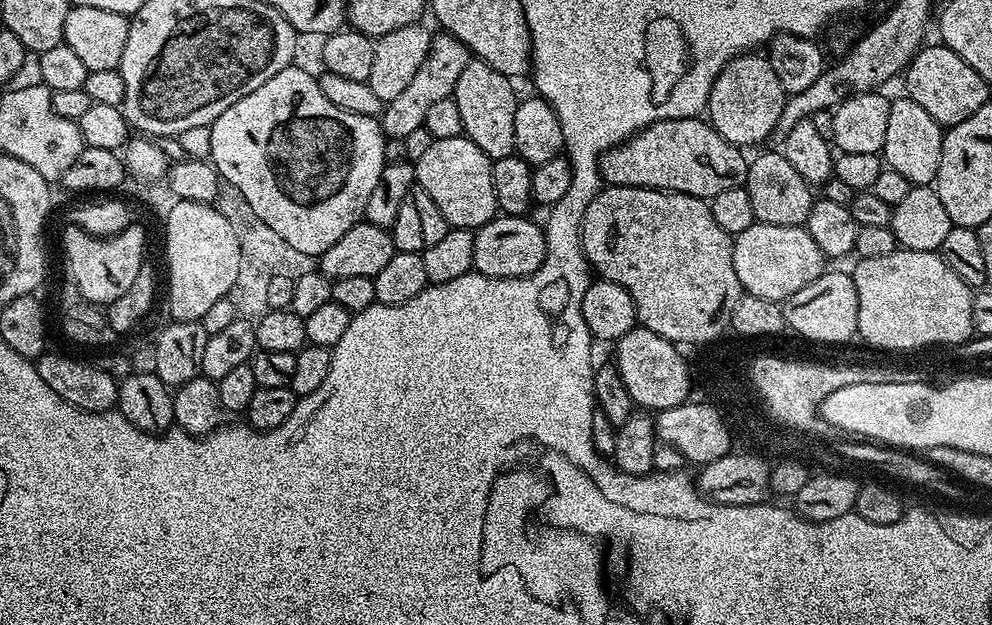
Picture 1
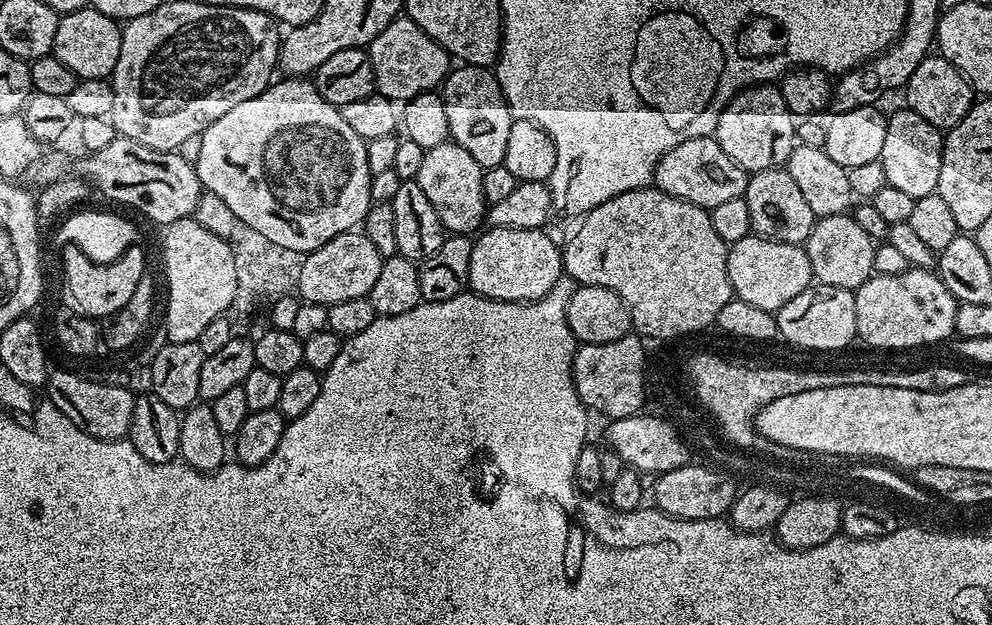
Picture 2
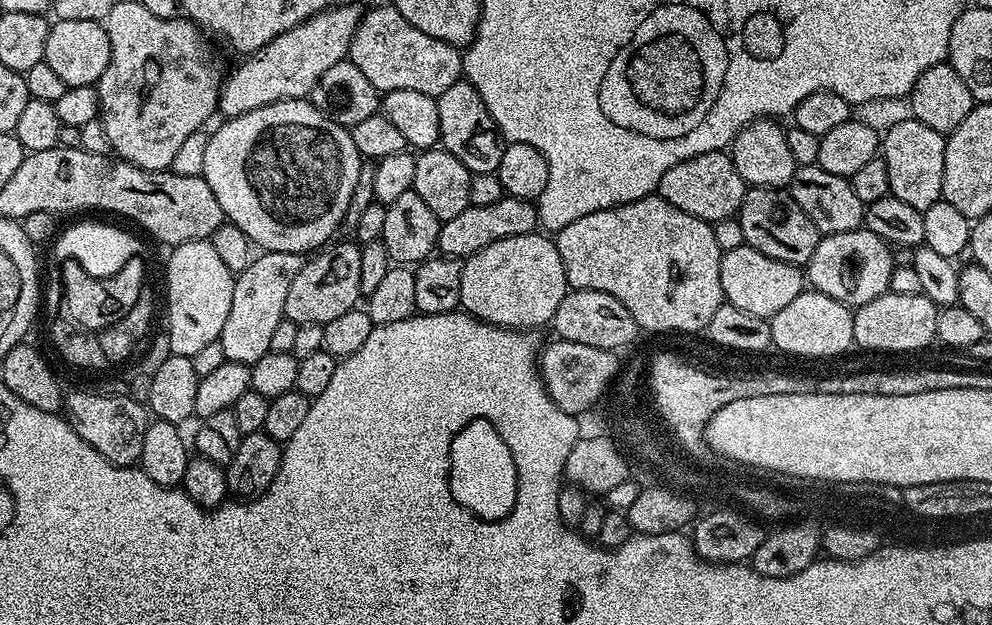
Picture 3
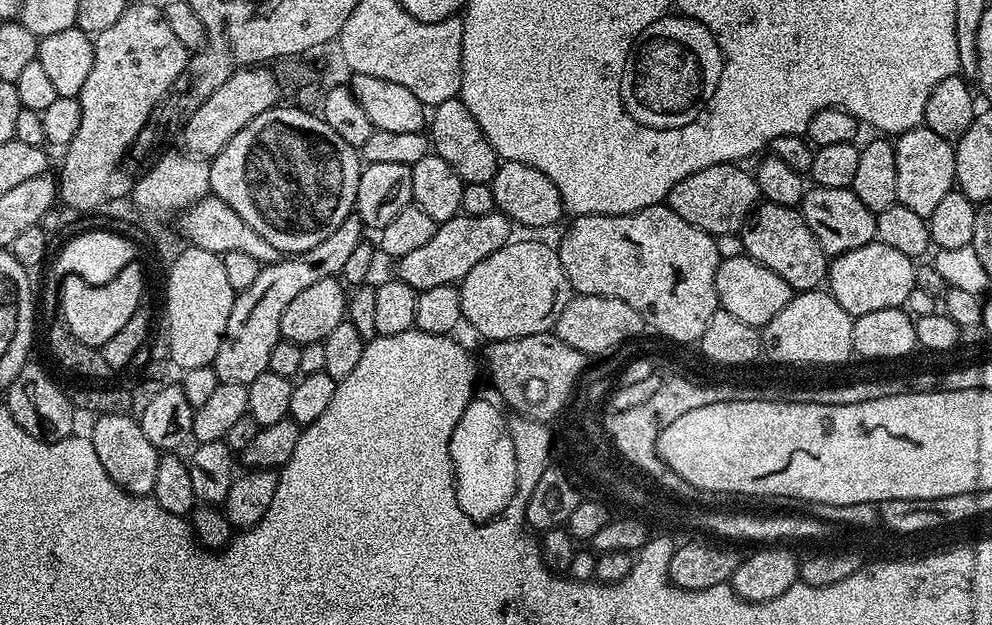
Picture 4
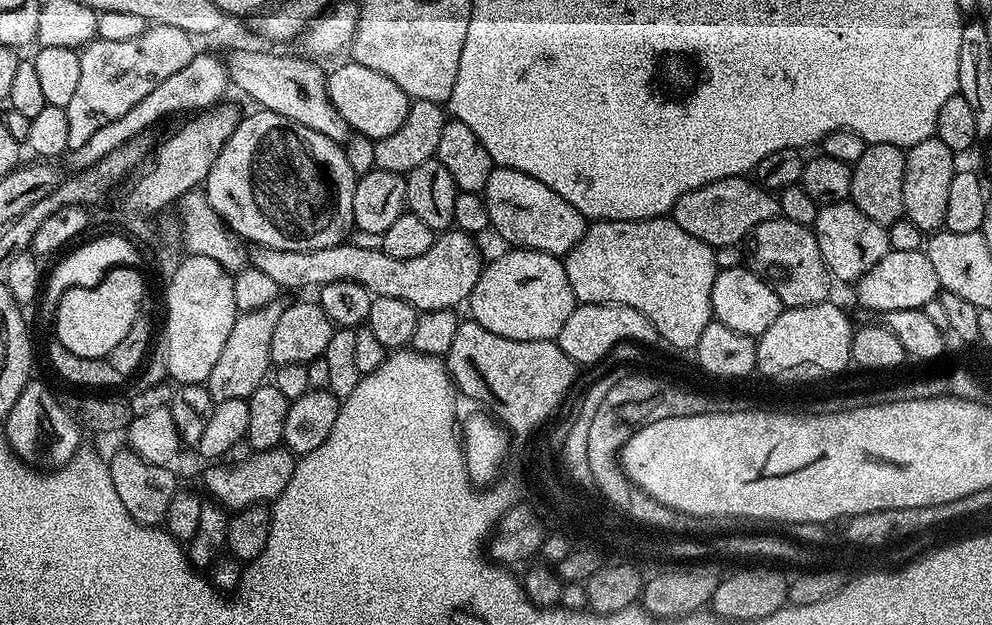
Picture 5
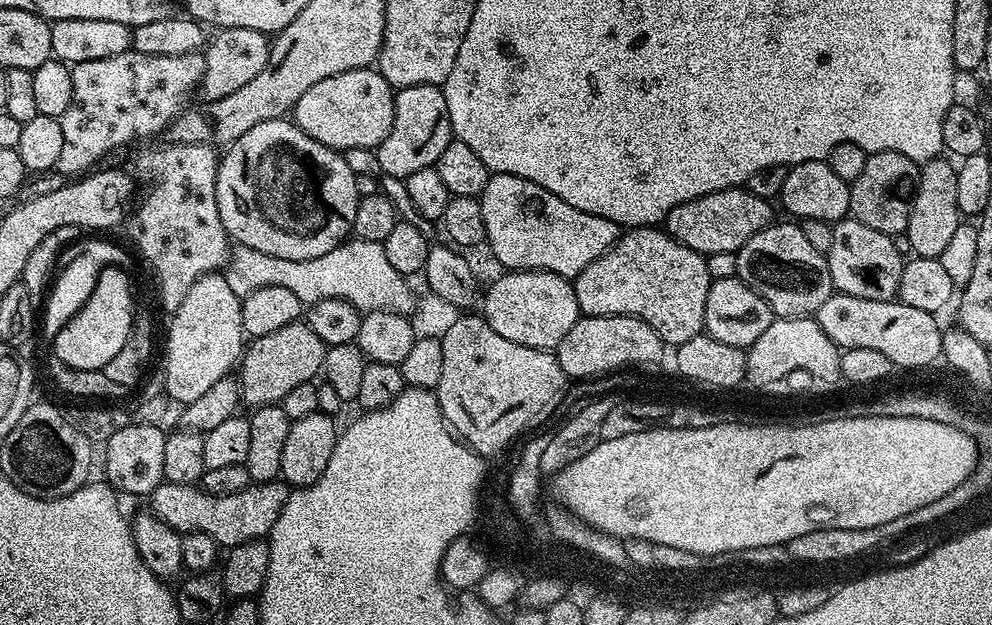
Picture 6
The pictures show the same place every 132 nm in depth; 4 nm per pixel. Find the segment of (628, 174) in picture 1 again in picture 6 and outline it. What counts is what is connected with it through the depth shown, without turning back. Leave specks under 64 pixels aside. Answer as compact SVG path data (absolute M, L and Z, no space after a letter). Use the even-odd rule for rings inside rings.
M747 187L727 188L714 194L702 194L702 198L694 198L690 202L682 202L682 206L674 206L664 219L663 231L672 236L682 246L700 253L703 257L710 254L726 254L739 252L758 230L769 228L774 223L773 205L767 200L758 198L758 194L749 192Z

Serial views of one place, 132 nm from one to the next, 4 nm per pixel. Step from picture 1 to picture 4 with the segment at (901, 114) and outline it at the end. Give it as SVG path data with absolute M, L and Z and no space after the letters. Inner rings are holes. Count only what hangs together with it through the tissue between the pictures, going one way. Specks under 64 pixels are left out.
M921 126L899 133L895 137L894 143L896 145L894 162L898 162L896 203L914 210L914 214L927 218L930 214L934 214L938 201L945 194L950 194L954 190L956 184L956 150L953 141L942 138L938 134L934 134L934 130Z

